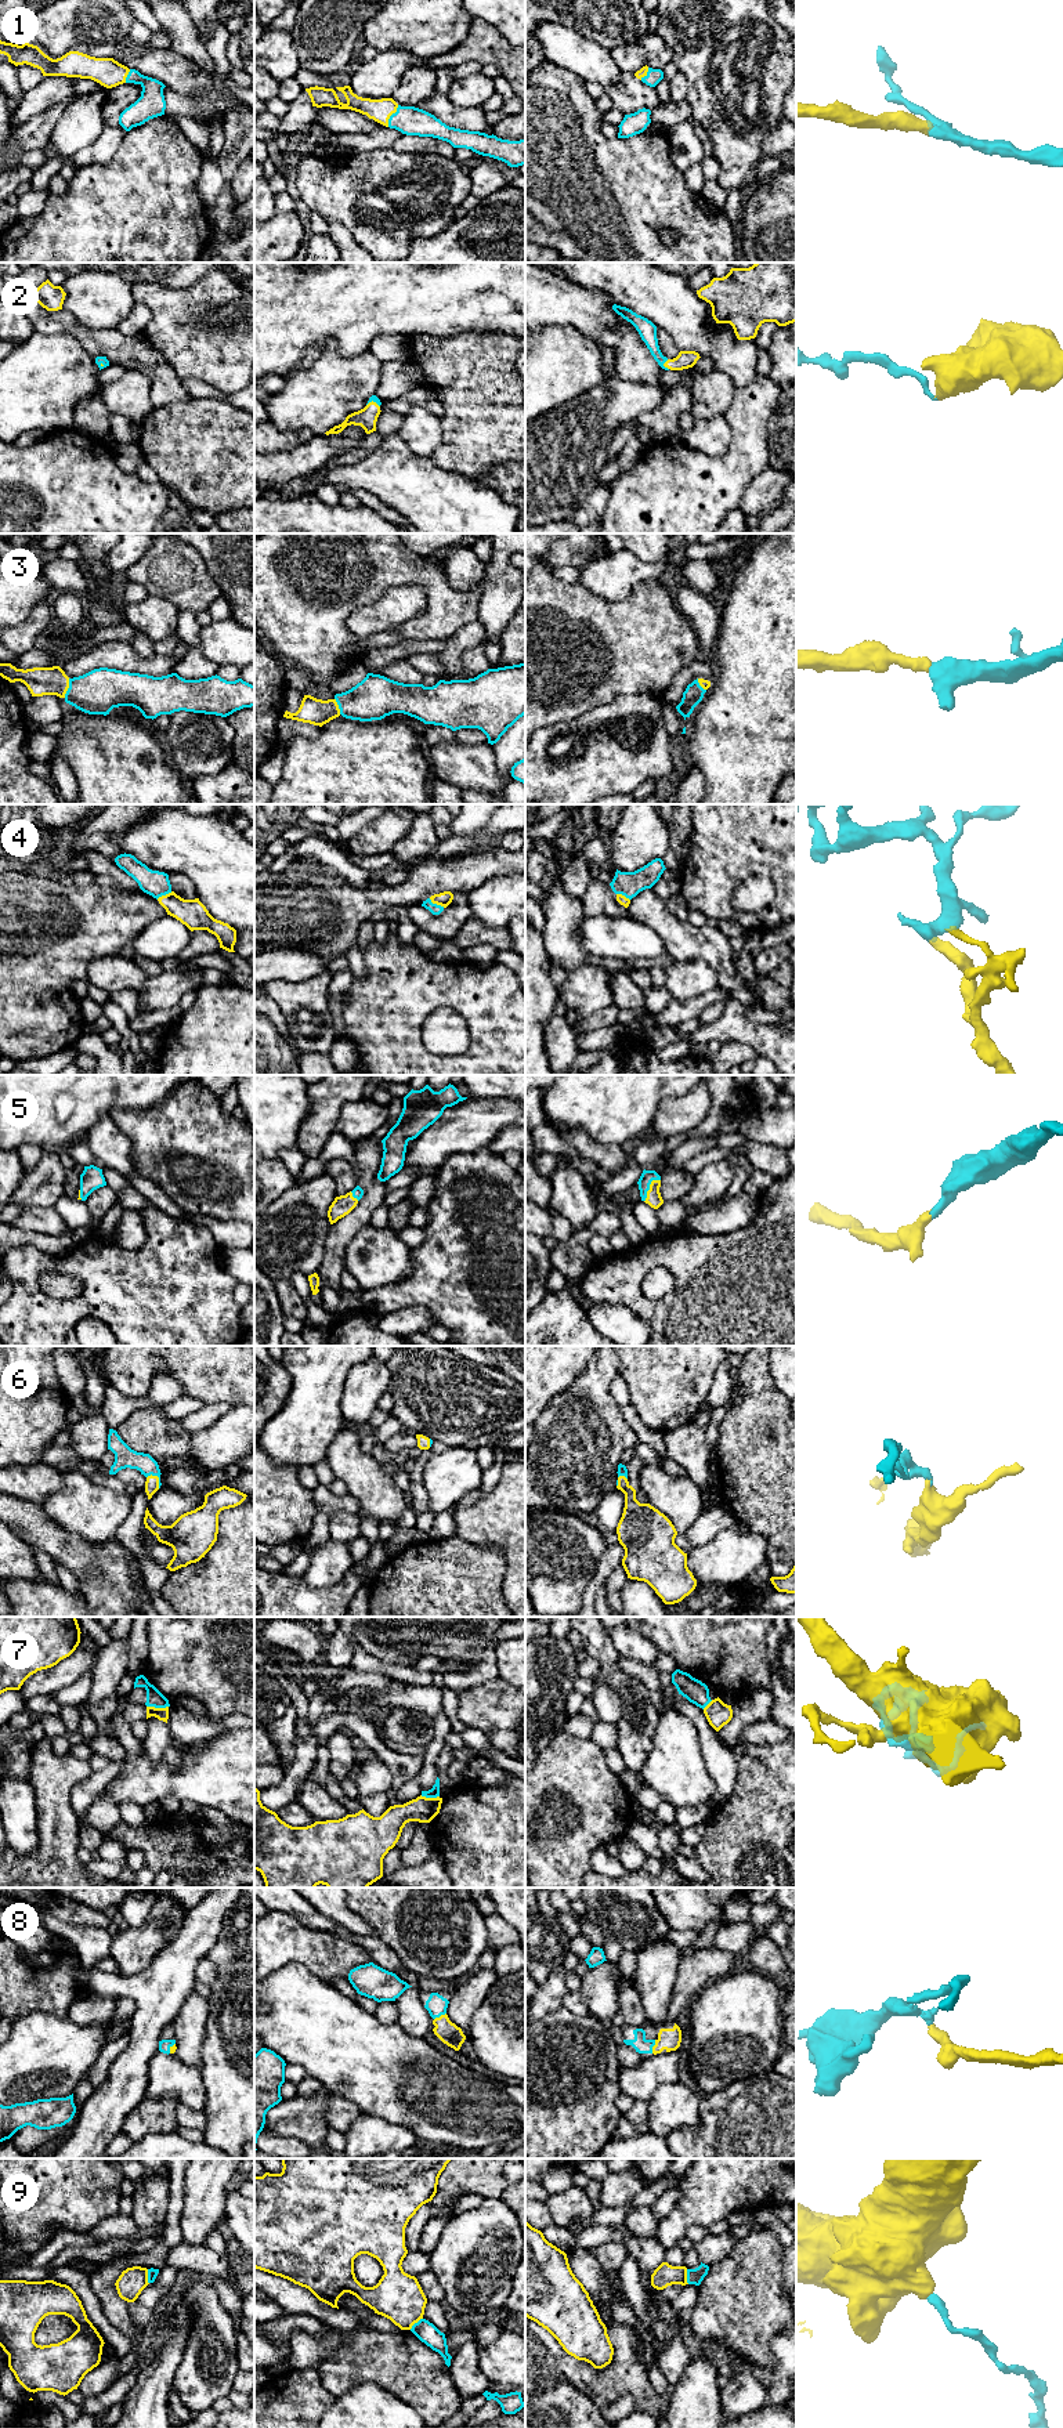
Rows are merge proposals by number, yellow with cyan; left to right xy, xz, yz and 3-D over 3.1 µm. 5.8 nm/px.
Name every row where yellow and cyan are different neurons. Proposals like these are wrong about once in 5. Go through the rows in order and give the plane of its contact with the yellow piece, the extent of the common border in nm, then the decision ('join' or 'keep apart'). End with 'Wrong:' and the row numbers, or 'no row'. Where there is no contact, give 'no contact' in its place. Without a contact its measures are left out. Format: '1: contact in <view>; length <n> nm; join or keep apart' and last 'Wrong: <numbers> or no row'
1: contact in xz; length 140 nm; join
2: contact in yz; length 60 nm; join
3: contact in xy; length 120 nm; join
4: contact in xz; length 110 nm; join
5: contact in yz; length 160 nm; join
6: contact in xy; length 100 nm; join
7: contact in xy; length 130 nm; keep apart
8: contact in yz; length 80 nm; join
9: contact in yz; length 90 nm; keep apart
Wrong: 7, 9

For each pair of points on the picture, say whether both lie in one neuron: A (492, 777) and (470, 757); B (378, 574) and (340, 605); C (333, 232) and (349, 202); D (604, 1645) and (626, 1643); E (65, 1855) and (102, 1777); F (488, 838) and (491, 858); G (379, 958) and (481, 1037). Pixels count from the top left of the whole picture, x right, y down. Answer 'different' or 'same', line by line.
A: same
B: same
C: different
D: different
E: different
F: different
G: same

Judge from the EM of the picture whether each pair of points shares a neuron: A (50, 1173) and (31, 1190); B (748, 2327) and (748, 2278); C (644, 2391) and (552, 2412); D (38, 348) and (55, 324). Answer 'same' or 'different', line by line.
A: same
B: same
C: different
D: different

